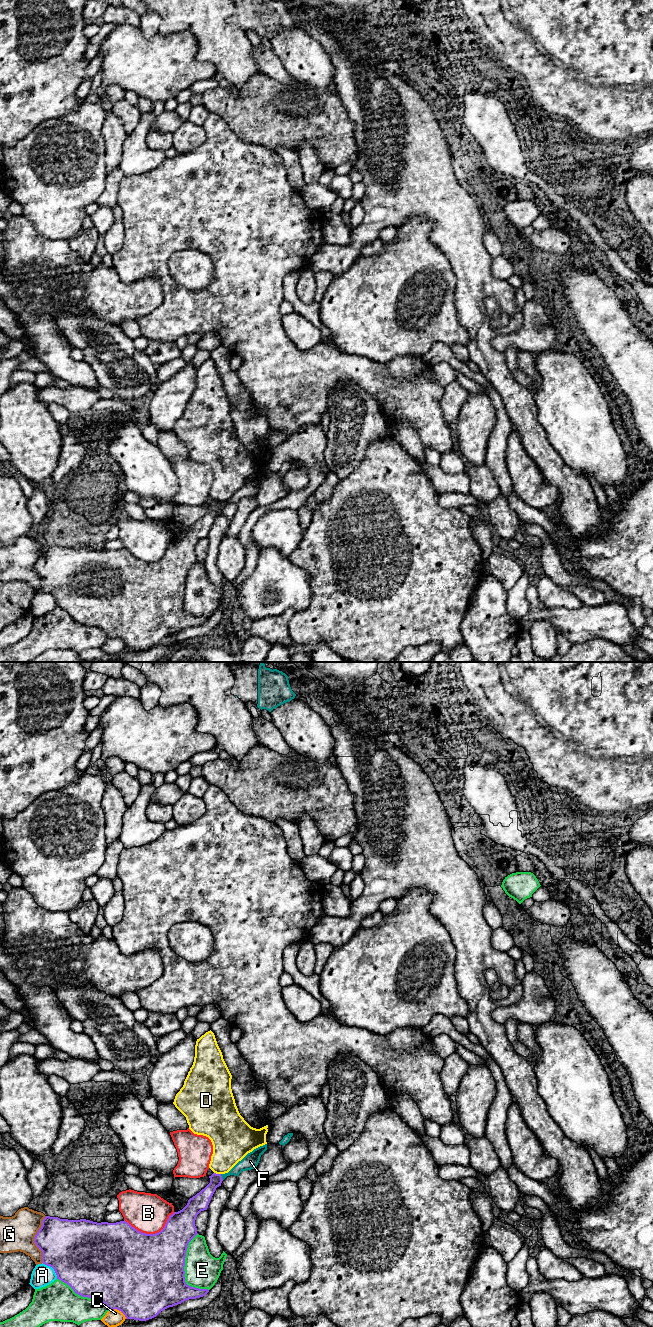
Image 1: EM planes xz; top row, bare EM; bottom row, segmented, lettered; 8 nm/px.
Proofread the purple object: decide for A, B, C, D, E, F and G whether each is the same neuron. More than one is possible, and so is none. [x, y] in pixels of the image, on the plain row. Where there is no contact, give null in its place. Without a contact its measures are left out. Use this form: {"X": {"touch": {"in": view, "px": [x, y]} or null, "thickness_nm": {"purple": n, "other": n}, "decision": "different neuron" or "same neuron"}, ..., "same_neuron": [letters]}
{"A": {"touch": {"in": "xz", "px": [52, 595]}, "thickness_nm": {"purple": 500, "other": 180}, "decision": "different neuron"}, "B": {"touch": {"in": "xz", "px": [151, 562]}, "thickness_nm": {"purple": 500, "other": 320}, "decision": "different neuron"}, "C": {"touch": {"in": "xz", "px": [119, 638]}, "thickness_nm": {"purple": 500, "other": 140}, "decision": "different neuron"}, "D": {"touch": {"in": "xz", "px": [217, 502]}, "thickness_nm": {"purple": 140, "other": 280}, "decision": "different neuron"}, "E": {"touch": {"in": "xz", "px": [183, 597]}, "thickness_nm": {"purple": 500, "other": 280}, "decision": "different neuron"}, "F": {"touch": {"in": "xz", "px": [221, 505]}, "thickness_nm": {"purple": 140, "other": 110}, "decision": "different neuron"}, "G": {"touch": {"in": "xz", "px": [34, 567]}, "thickness_nm": {"purple": 380, "other": 280}, "decision": "different neuron"}, "same_neuron": []}

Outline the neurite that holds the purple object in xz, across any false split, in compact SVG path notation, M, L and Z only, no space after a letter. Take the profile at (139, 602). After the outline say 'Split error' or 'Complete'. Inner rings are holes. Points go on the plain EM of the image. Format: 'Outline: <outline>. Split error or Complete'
Outline: M213 501L210 511L188 528L180 539L169 544L164 556L155 562L146 562L128 550L93 550L86 547L68 548L46 544L34 565L34 571L42 579L42 591L54 597L57 607L69 613L76 622L102 629L110 638L121 639L126 647L146 649L161 639L189 627L205 624L209 618L191 615L185 610L185 585L189 570L198 562L195 554L197 543L207 538L217 515L223 509L221 502Z. Complete

